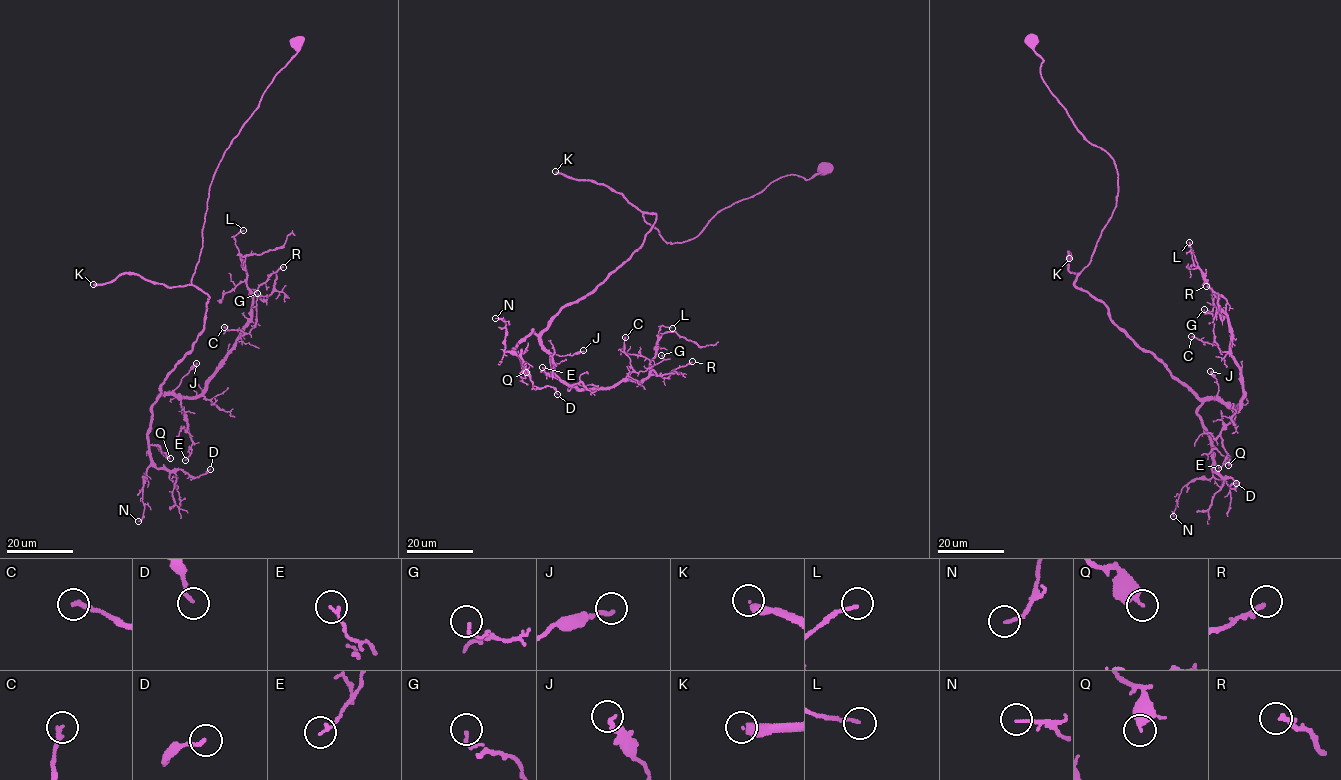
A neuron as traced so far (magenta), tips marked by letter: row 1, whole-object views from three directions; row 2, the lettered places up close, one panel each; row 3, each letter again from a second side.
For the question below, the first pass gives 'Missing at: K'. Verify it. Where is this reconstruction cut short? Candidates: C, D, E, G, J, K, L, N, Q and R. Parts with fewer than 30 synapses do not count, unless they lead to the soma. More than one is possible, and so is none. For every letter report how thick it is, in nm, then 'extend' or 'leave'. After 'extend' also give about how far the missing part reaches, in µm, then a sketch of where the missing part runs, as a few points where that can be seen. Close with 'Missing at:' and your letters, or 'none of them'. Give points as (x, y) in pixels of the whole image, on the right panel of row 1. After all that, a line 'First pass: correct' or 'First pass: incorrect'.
C: calibre 200 nm; leave
D: calibre 160 nm; leave
E: calibre 130 nm; leave
G: calibre 110 nm; leave
J: calibre 200 nm; leave
K: calibre 400 nm; extend; missing 90 µm; course (1069, 258), (1088, 249), (1097, 230), (1104, 226), (1112, 238), (1119, 234), (1131, 205), (1152, 202), (1160, 190)
L: calibre 160 nm; leave
N: calibre 130 nm; leave
Q: calibre 440 nm; leave
R: calibre 240 nm; leave
Missing at: K
First pass: correct

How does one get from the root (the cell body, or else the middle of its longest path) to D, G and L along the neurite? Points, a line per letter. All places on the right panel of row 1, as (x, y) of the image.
D: (1031, 40), (1041, 79), (1116, 169), (1116, 206), (1074, 284), (1202, 402), (1211, 468), (1236, 483)
G: (1031, 40), (1041, 79), (1116, 169), (1116, 206), (1074, 284), (1195, 394), (1238, 409), (1238, 364), (1204, 309)
L: (1031, 40), (1041, 79), (1116, 169), (1116, 206), (1074, 284), (1195, 394), (1238, 409), (1229, 318), (1189, 242)

